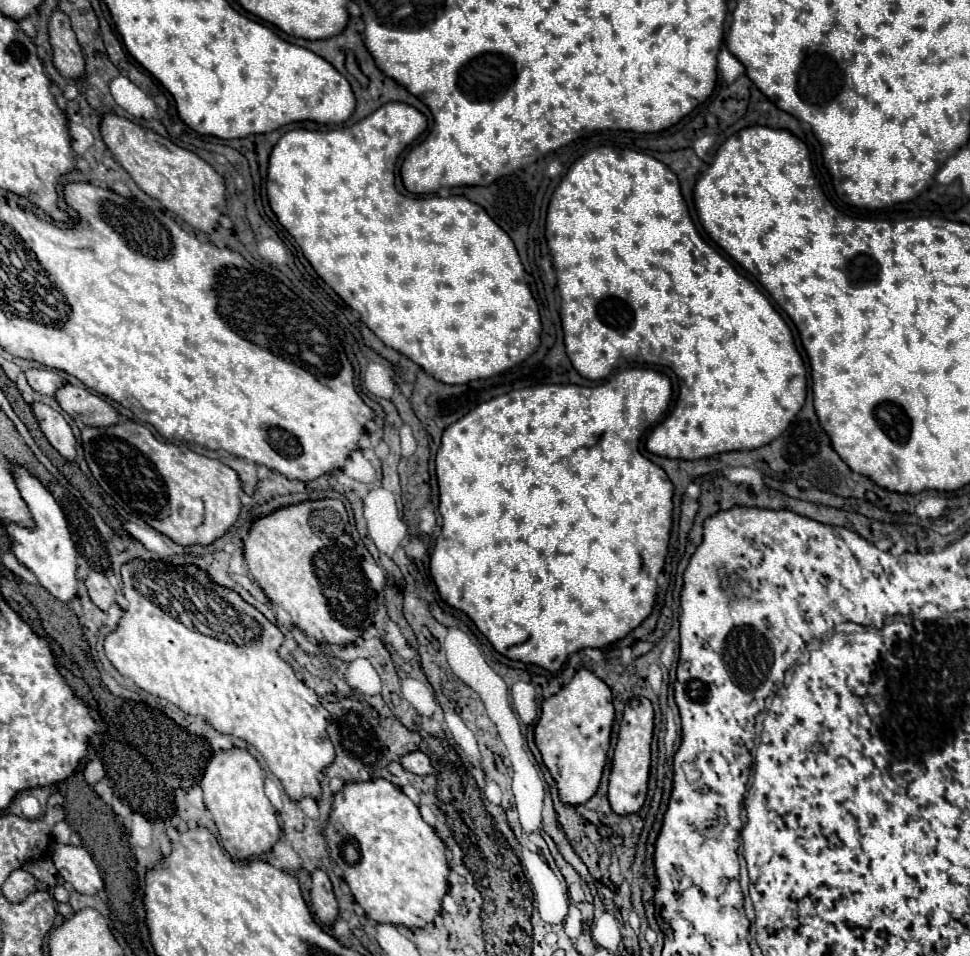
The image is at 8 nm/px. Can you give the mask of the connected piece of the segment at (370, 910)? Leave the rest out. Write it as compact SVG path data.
M373 778L369 782L345 782L343 790L333 796L323 836L327 840L331 860L341 868L343 880L349 884L355 902L371 920L379 924L423 928L425 924L431 924L439 914L441 898L449 888L445 844L435 834L435 830L423 822L419 808L397 786L383 778Z

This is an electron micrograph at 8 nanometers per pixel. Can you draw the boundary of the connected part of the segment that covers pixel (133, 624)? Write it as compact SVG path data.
M141 558L123 564L121 592L127 600L127 608L123 608L117 628L109 632L103 642L109 662L121 676L131 678L145 692L169 700L187 714L205 716L215 730L253 744L293 800L303 796L317 798L321 794L317 776L335 758L333 744L325 732L331 714L321 706L319 696L307 688L295 676L295 670L279 656L279 648L285 640L283 632L235 590L215 584L209 574L195 564L187 564L187 574L197 578L197 586L225 612L231 612L231 636L203 636L197 630L185 628L133 586L137 572L159 568L173 566Z

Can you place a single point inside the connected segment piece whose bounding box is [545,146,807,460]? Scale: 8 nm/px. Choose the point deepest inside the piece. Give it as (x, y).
(637, 283)

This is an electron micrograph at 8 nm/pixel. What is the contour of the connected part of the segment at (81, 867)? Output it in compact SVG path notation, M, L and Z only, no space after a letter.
M53 842L49 856L59 874L81 894L95 894L103 888L101 874L83 846Z

